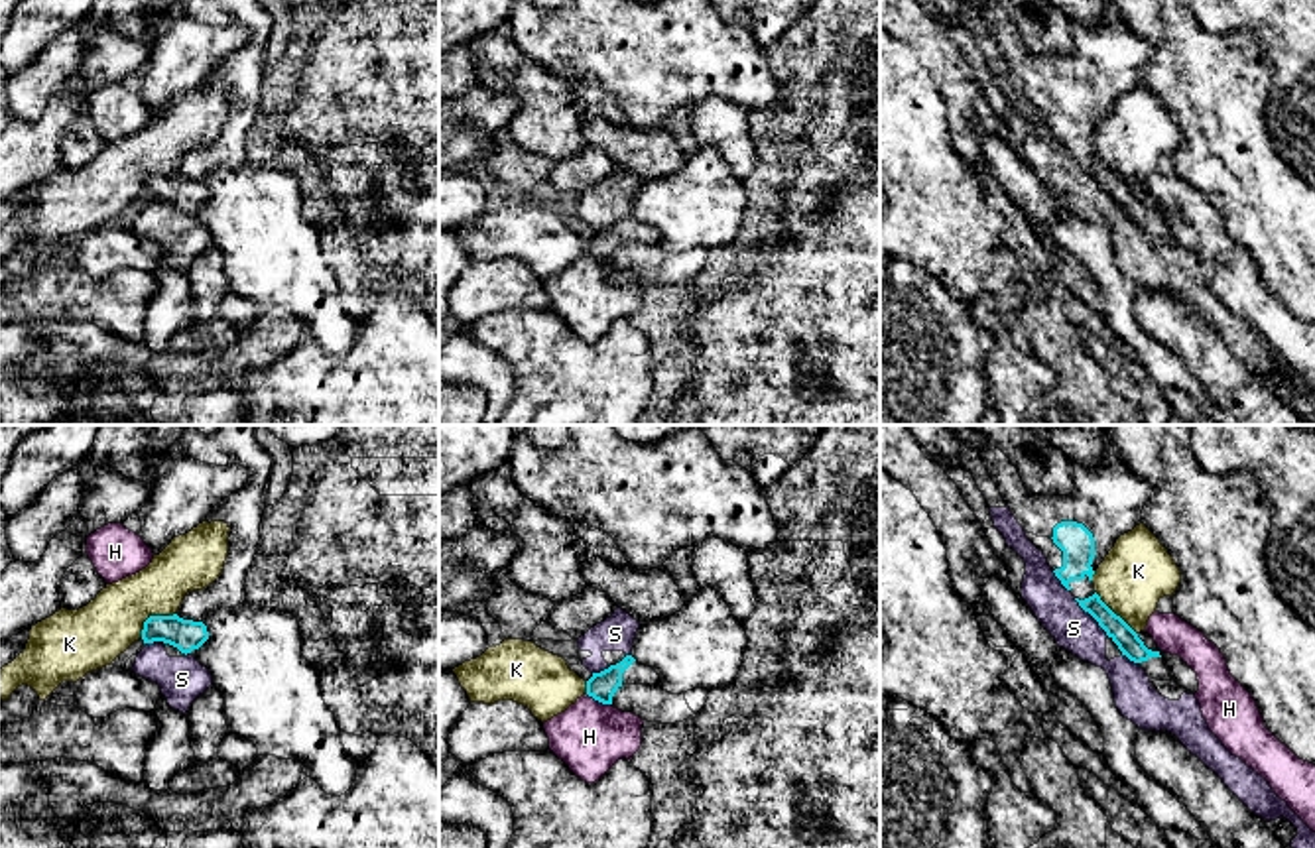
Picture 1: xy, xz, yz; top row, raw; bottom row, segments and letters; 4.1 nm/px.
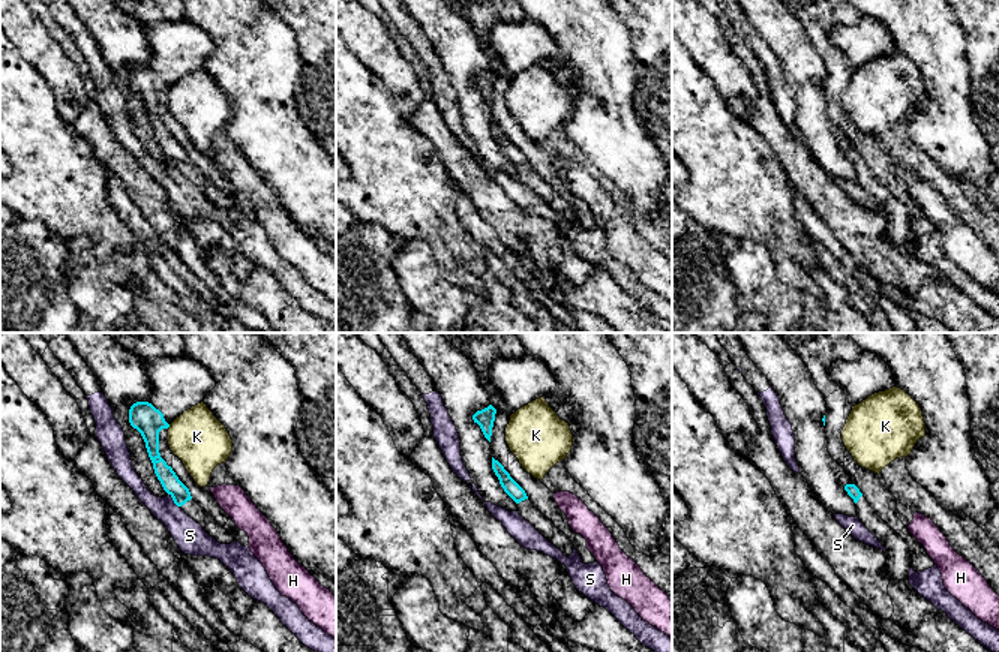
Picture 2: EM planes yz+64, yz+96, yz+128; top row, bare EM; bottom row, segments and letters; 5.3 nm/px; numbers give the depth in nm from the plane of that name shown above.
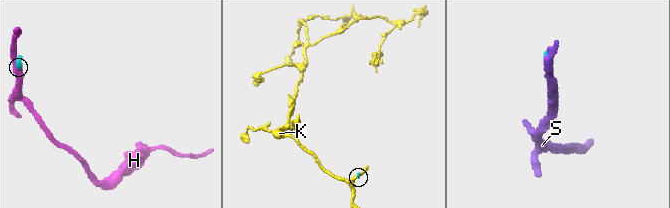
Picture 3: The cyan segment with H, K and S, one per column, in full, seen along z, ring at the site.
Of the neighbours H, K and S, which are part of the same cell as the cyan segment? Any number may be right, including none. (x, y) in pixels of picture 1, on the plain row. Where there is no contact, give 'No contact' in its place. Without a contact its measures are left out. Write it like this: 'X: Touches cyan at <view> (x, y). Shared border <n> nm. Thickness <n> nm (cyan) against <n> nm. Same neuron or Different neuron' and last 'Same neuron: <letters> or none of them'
H: Touches cyan at xz (599, 260). Shared border 120 nm. Thickness 120 nm (cyan) against 300 nm. Different neuron
K: Touches cyan at xy (152, 176). Shared border 180 nm. Thickness 130 nm (cyan) against 260 nm. Different neuron
S: Touches cyan at yz (1093, 176). Shared border 220 nm. Thickness 90 nm (cyan) against 170 nm. Different neuron
Same neuron: none of them

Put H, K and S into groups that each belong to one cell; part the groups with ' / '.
H / K / S

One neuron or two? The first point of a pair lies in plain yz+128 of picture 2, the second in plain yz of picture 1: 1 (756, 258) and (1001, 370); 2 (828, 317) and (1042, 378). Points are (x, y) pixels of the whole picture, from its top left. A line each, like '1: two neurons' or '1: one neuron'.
1: one neuron
2: two neurons

